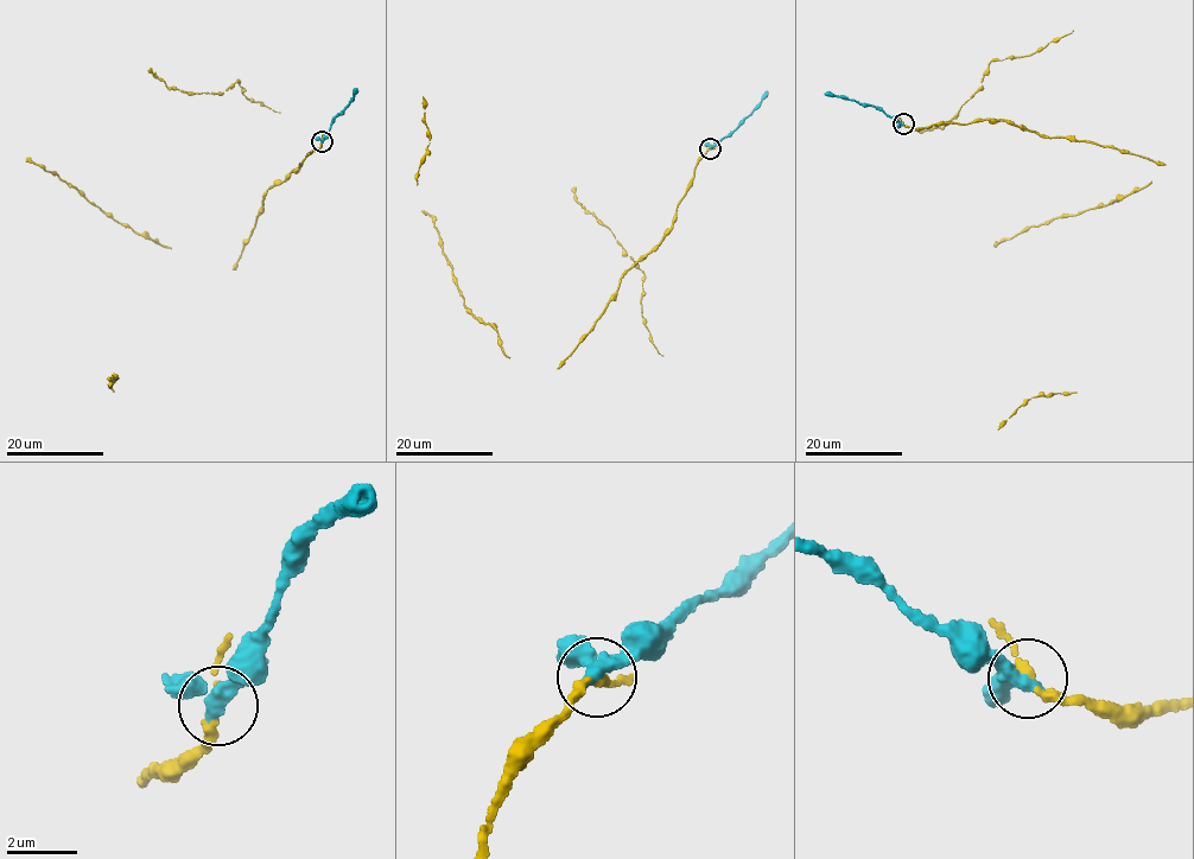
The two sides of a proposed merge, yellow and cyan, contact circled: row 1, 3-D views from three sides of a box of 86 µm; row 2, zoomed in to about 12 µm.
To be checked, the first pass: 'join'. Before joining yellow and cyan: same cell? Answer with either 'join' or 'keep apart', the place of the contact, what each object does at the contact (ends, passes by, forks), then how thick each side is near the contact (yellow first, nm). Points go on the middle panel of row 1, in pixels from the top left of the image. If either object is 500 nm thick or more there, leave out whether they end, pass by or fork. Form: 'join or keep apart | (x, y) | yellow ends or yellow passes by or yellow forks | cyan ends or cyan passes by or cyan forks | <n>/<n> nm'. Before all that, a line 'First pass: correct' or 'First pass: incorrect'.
First pass: correct
join | (710, 148) | yellow passes by | cyan passes by | 260/340 nm

